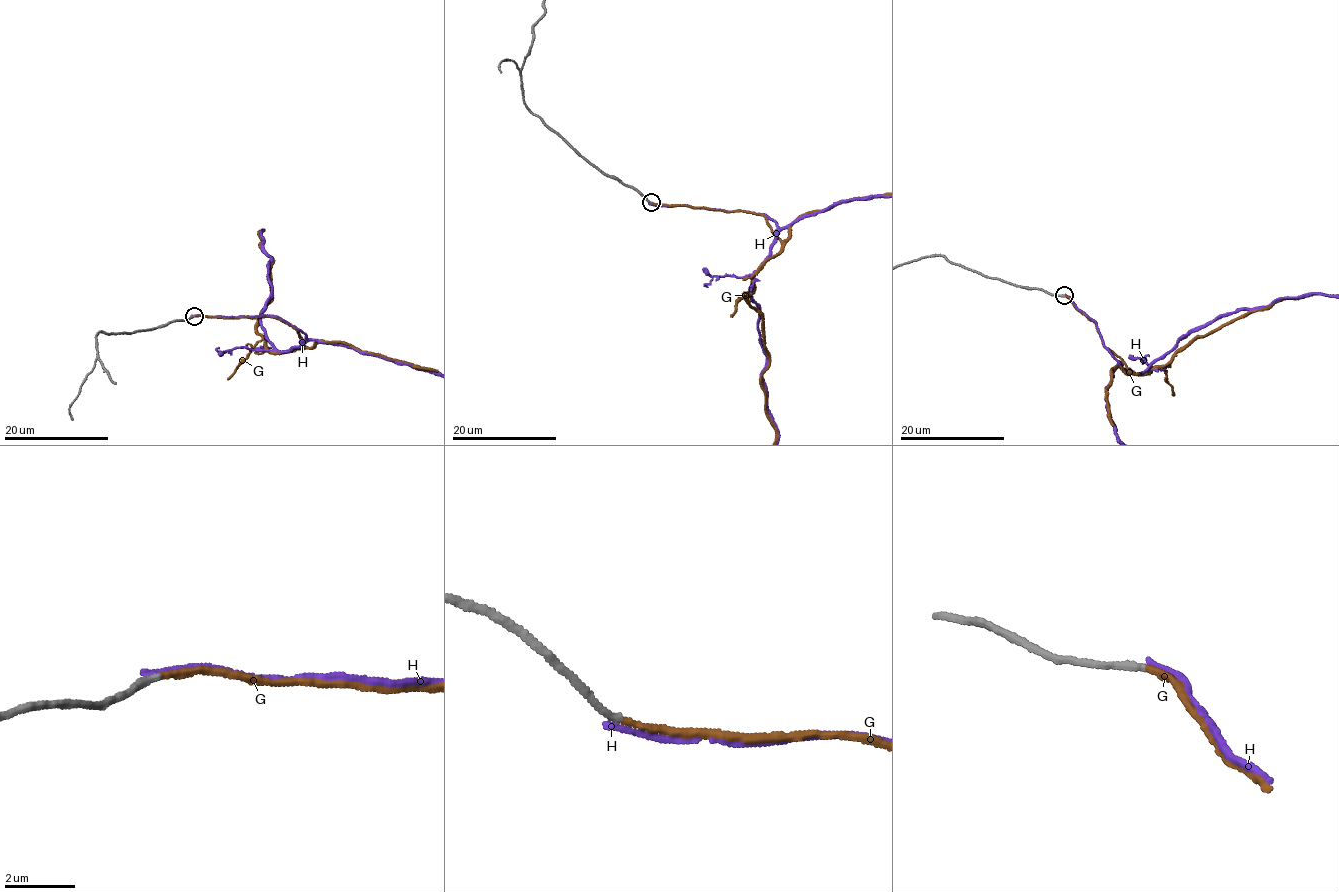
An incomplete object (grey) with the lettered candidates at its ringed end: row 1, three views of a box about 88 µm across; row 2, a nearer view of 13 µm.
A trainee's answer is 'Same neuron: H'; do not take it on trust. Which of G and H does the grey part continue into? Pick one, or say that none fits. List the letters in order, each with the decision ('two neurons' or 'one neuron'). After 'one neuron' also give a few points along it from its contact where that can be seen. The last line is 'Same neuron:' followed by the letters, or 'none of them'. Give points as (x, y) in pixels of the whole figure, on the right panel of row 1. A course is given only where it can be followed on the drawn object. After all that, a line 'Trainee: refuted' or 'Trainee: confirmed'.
G: one neuron
H: two neurons
Same neuron: G
Trainee: refuted

